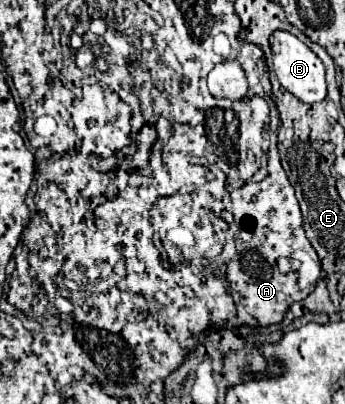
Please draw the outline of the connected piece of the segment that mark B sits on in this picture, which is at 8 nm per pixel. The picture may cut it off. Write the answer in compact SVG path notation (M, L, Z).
M275 31L271 39L271 49L273 49L273 65L275 65L275 75L279 83L293 93L297 99L303 103L317 103L323 101L327 95L327 85L325 85L325 67L321 59L295 35L289 31Z

